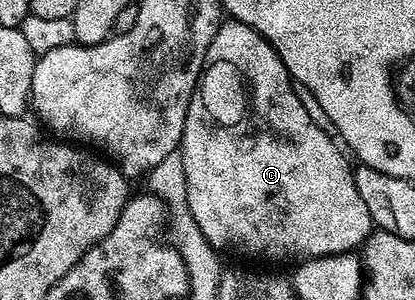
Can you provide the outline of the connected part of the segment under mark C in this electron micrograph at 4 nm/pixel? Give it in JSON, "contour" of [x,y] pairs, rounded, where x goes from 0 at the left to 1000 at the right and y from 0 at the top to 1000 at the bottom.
{"contour":[[[561,63],[537,67],[528,80],[520,117],[501,157],[501,183],[487,213],[477,283],[458,320],[434,507],[443,530],[443,597],[453,623],[453,690],[463,703],[463,730],[472,730],[472,757],[492,770],[492,797],[501,797],[501,810],[520,837],[576,830],[583,843],[634,843],[641,857],[713,857],[711,863],[805,853],[812,843],[860,833],[896,773],[887,687],[880,683],[877,663],[867,663],[867,637],[858,637],[853,563],[848,547],[843,550],[846,527],[827,507],[817,473],[798,447],[771,437],[771,423],[752,410],[752,383],[733,370],[728,323],[704,280],[701,250],[684,223],[675,183],[602,83]]]}

